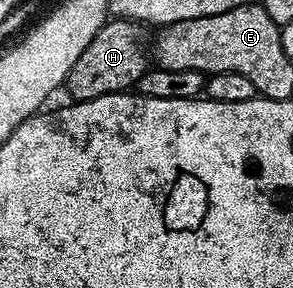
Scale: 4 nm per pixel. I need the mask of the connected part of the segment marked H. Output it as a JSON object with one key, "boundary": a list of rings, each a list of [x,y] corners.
{"boundary":[[[110,18],[105,25],[91,38],[91,46],[79,54],[79,62],[71,66],[69,77],[65,79],[64,87],[74,101],[94,100],[100,96],[110,96],[116,92],[124,92],[140,85],[141,77],[147,71],[145,65],[145,48],[141,45],[140,23],[124,18]]]}

